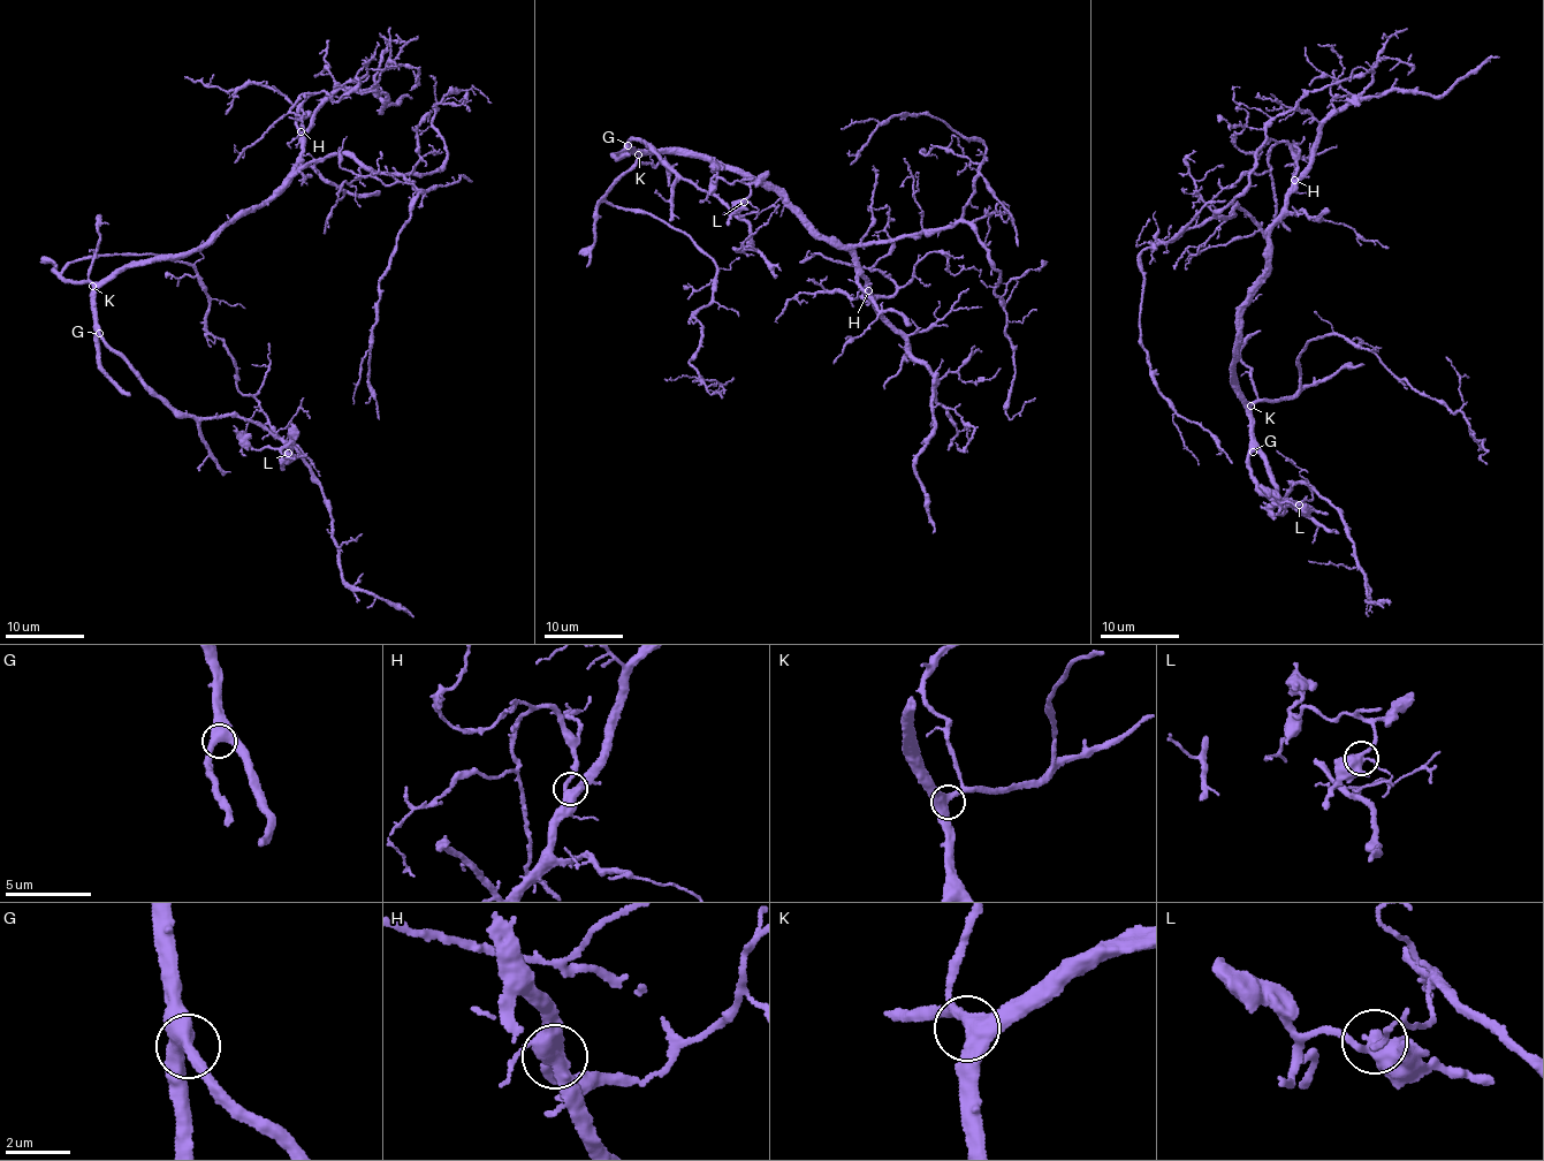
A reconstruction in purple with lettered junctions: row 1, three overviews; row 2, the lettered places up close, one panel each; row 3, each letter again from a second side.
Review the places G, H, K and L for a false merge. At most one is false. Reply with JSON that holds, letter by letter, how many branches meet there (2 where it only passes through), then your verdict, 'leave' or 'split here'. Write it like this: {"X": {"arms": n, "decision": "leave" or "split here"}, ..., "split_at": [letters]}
{"G": {"arms": 3, "decision": "leave"}, "H": {"arms": 3, "decision": "leave"}, "K": {"arms": 3, "decision": "leave"}, "L": {"arms": 3, "decision": "split here"}, "split_at": ["L"]}

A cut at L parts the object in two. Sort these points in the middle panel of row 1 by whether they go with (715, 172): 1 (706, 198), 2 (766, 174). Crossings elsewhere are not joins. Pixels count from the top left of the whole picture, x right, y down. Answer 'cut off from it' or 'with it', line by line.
1: with it
2: with it

